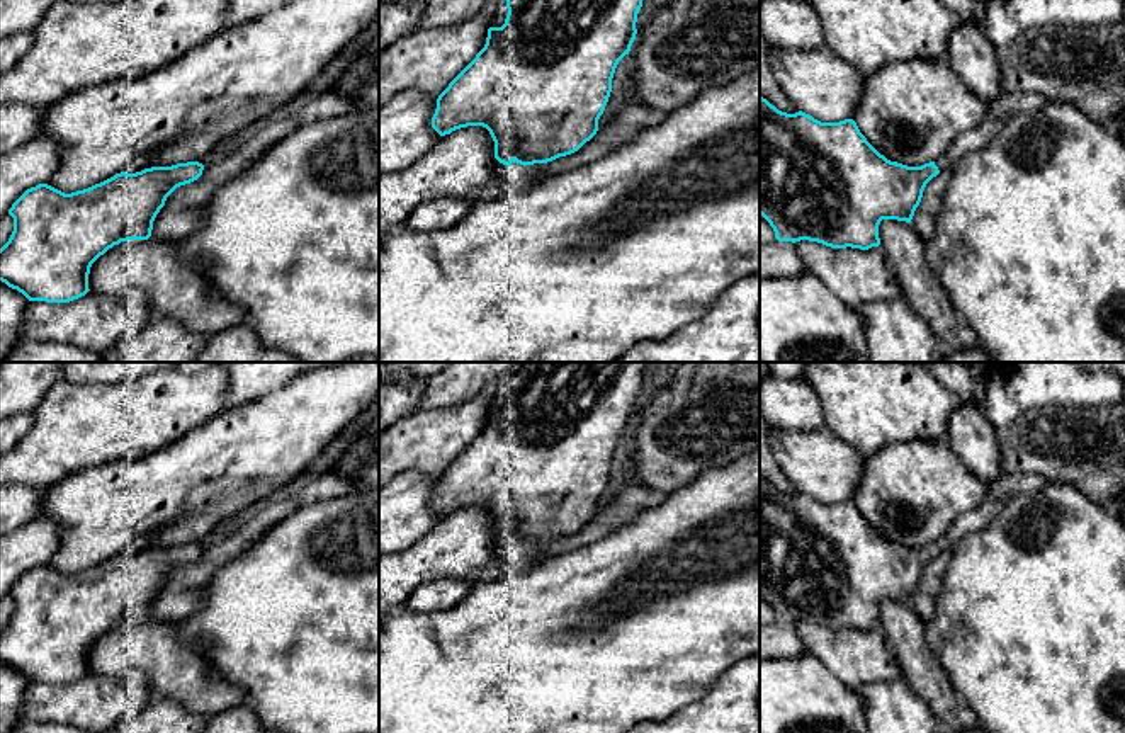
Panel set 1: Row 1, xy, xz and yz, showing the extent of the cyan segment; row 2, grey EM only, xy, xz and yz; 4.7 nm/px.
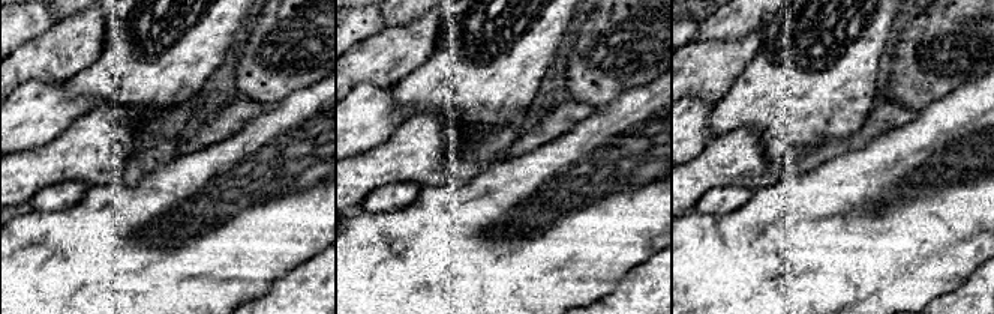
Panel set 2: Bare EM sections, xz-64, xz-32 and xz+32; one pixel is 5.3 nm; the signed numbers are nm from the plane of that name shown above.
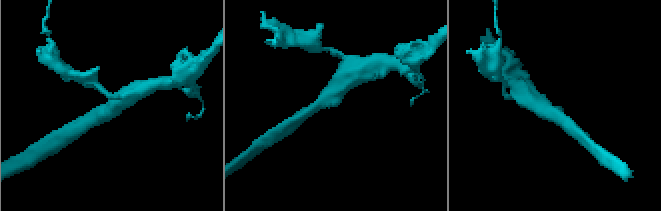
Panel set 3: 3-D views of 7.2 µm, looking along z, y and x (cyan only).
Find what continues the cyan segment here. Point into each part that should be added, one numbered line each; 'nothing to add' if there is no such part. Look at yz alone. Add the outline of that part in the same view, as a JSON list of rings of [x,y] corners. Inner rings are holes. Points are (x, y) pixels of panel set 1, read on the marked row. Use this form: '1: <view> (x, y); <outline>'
1: yz (998, 113); [[[1032,92],[1003,94],[987,105],[984,121],[979,128],[962,133],[950,148],[935,160],[940,172],[952,170],[967,153],[982,150],[1004,126],[1020,112],[1033,112],[1049,100]]]

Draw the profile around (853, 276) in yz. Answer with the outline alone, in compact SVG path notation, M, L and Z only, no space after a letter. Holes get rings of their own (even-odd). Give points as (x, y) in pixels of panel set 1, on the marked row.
M809 240L794 245L806 262L807 272L850 308L902 298L901 286L884 262L880 247L868 250L831 248Z

